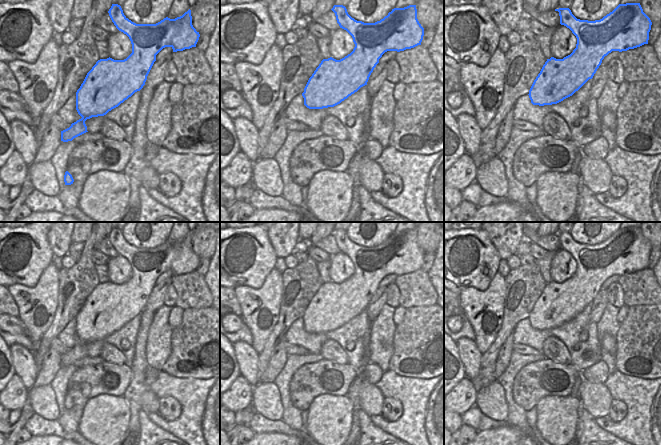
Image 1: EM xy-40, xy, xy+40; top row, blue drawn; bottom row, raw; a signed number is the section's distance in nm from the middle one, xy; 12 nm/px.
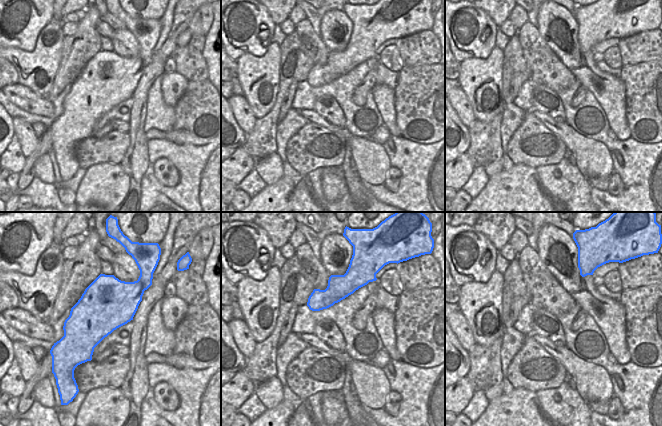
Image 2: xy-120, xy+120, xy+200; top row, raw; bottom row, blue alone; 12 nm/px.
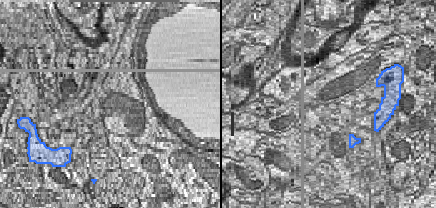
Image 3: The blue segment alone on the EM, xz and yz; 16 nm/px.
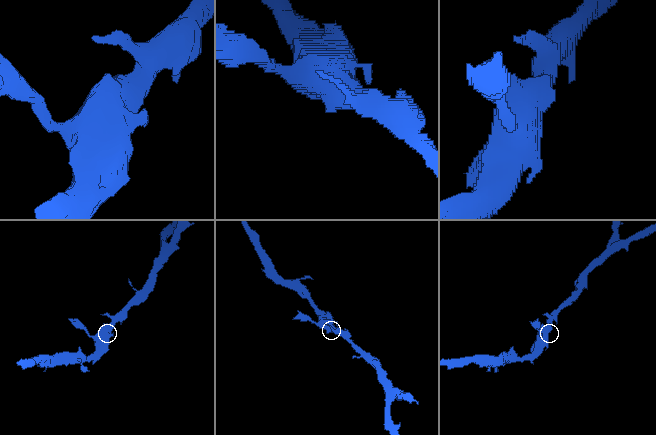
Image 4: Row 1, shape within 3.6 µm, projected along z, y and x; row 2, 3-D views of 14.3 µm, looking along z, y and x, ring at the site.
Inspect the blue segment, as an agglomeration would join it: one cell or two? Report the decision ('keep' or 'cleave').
keep

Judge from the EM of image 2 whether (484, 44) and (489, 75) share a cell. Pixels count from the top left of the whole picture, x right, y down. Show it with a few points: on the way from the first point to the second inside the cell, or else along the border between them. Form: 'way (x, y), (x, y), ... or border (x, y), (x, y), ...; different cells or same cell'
border (496, 46), (485, 58), (465, 58), (463, 60); different cells

